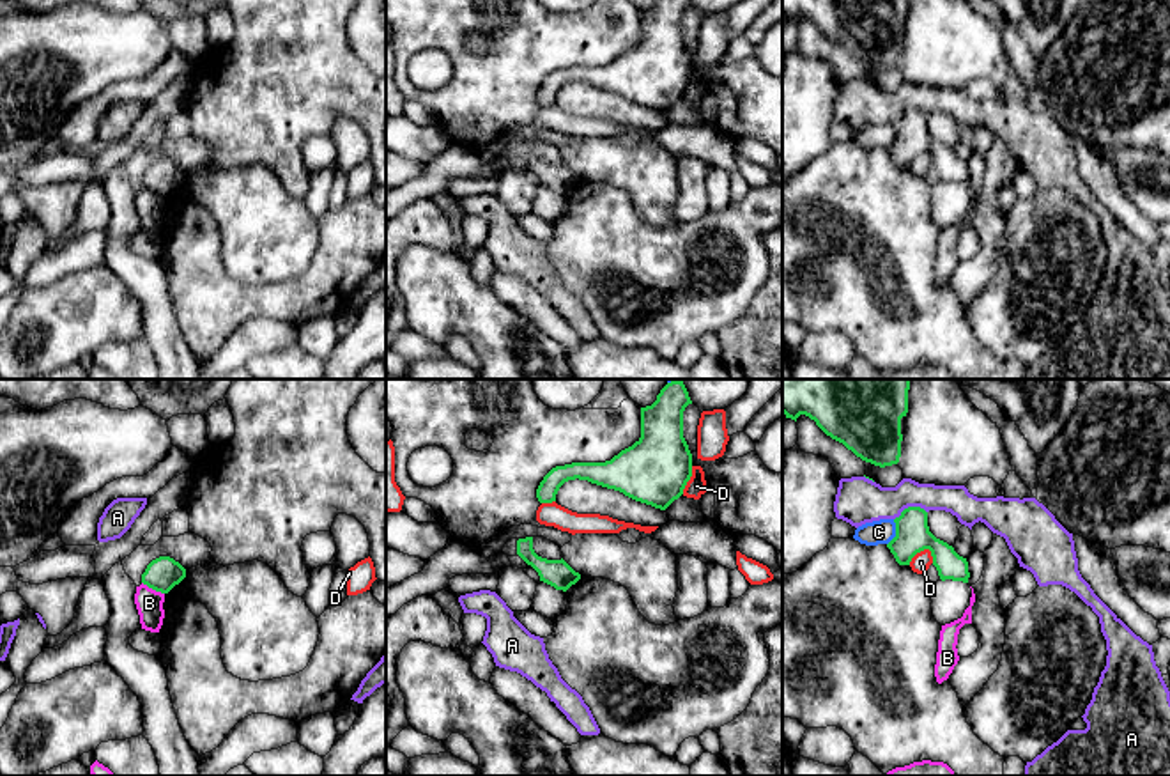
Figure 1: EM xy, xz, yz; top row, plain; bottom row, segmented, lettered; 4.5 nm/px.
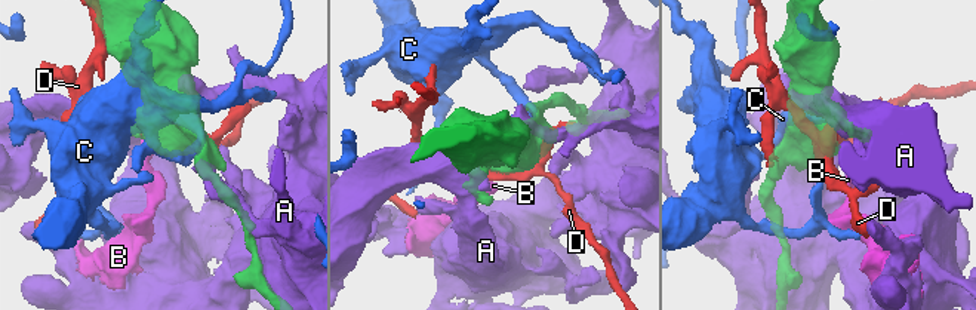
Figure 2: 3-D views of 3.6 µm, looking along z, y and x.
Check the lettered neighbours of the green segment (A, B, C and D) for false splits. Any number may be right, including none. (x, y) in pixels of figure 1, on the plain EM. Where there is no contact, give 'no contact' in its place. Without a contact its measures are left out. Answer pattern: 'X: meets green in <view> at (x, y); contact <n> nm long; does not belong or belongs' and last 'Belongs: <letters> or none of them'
A: meets green in yz at (910, 110); contact 160 nm long; does not belong
B: meets green in xy at (153, 192); contact 120 nm long; does not belong
C: meets green in yz at (896, 135); contact 120 nm long; does not belong
D: meets green in yz at (919, 155); contact 130 nm long; does not belong
Belongs: none of them

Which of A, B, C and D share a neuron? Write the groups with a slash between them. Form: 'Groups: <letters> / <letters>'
Groups: A B / C / D

